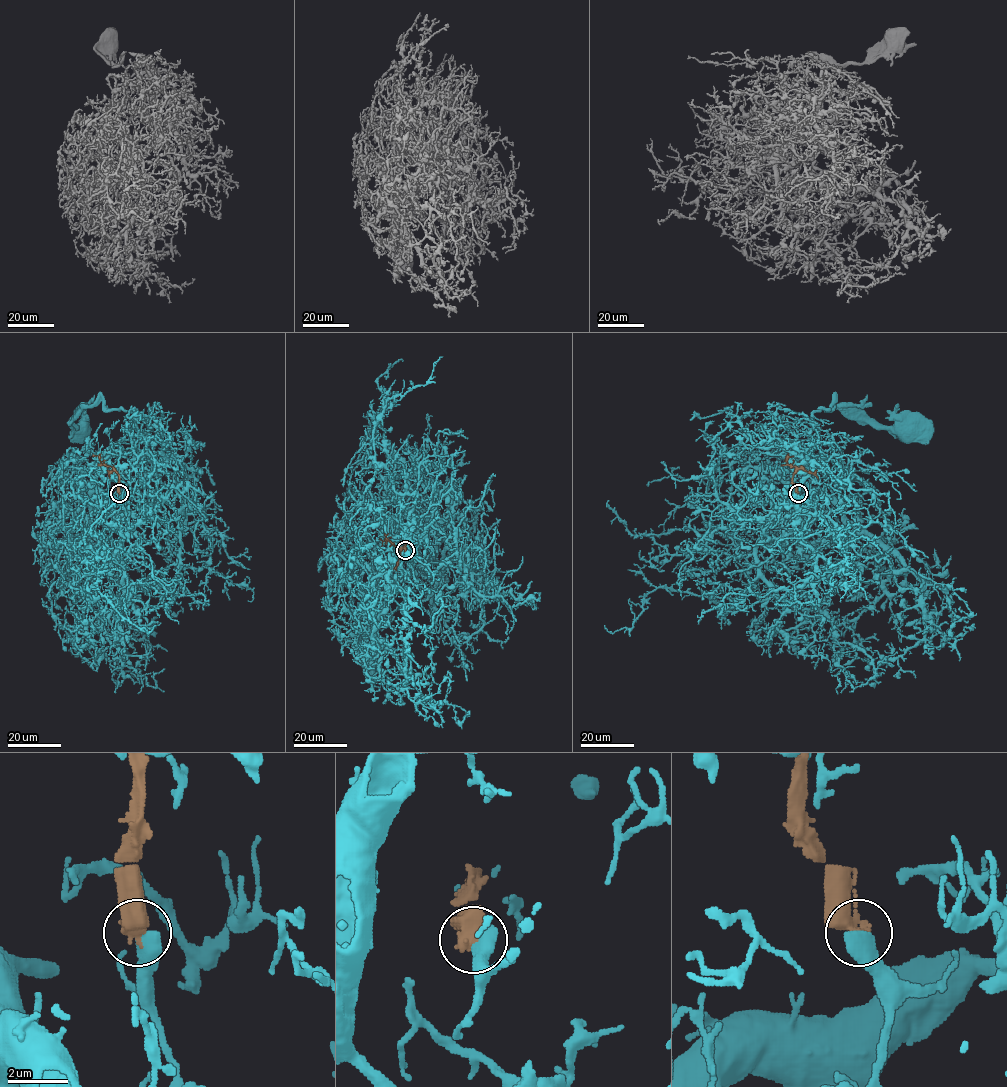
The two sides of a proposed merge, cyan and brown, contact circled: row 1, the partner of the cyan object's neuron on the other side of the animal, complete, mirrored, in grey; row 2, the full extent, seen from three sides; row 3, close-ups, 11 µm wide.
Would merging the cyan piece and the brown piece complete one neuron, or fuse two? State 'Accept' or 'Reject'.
Reject

